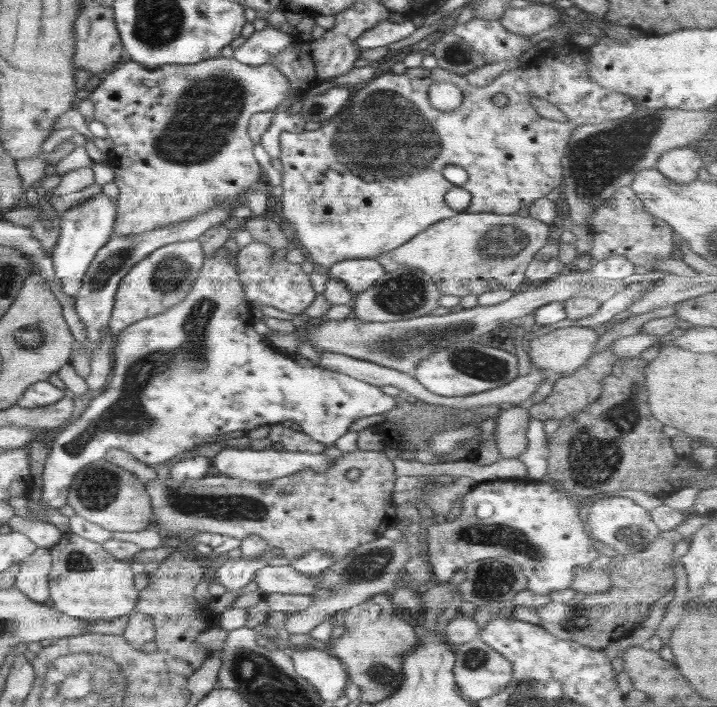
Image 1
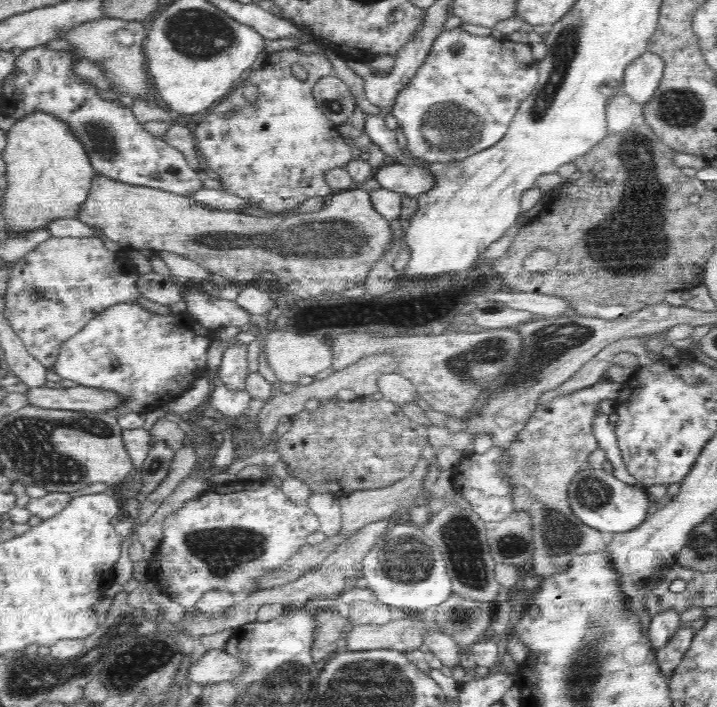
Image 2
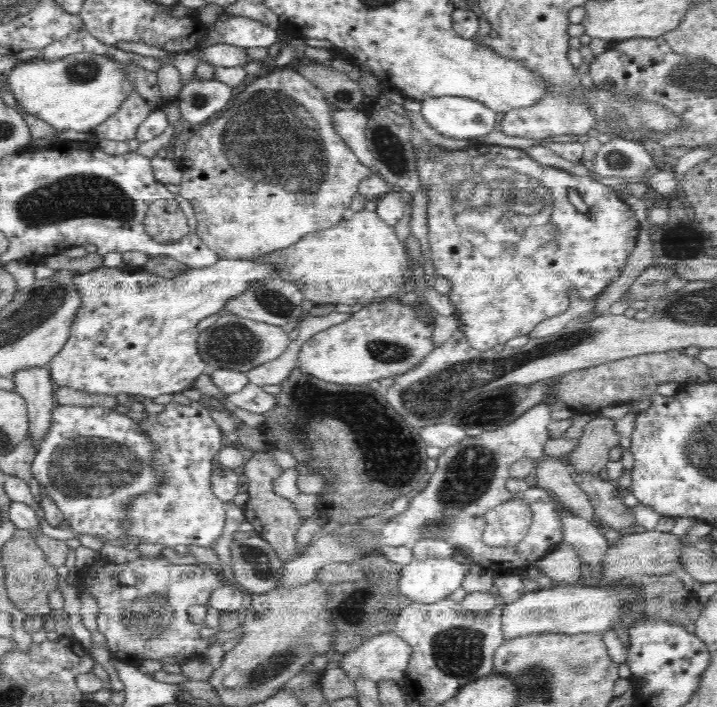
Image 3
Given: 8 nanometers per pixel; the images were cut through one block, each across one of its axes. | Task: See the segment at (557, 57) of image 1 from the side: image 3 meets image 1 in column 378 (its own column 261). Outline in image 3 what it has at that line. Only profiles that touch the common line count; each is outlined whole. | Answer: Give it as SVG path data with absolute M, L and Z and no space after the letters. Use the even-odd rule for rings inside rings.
M287 66L274 72L266 72L261 76L248 80L240 87L230 106L220 114L220 116L201 125L200 129L188 139L183 156L176 159L176 166L182 172L182 183L179 185L179 194L184 199L190 201L196 215L197 233L200 240L213 250L219 258L231 259L250 259L254 260L262 255L281 251L296 244L307 234L326 230L332 226L338 225L347 218L350 205L356 193L360 182L373 174L370 167L363 166L354 152L342 141L332 126L332 117L330 112L332 106L325 99L324 93L313 82L304 78L299 72L292 71Z

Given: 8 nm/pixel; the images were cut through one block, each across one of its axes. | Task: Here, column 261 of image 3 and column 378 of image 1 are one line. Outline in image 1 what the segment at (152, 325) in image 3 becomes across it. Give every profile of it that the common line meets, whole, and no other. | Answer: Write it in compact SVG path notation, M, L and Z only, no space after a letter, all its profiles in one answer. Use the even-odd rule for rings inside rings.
M372 258L342 260L325 270L330 279L341 281L354 295L370 289L385 272L383 266Z

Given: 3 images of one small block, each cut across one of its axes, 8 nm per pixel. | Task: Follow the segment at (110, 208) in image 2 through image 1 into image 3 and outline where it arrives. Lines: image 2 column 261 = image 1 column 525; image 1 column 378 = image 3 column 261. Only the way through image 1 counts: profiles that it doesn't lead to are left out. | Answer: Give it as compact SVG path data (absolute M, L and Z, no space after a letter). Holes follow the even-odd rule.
M364 209L349 213L332 228L307 234L288 248L254 260L276 266L281 280L295 283L316 305L353 306L358 302L364 307L403 290L408 270L407 253L394 228L384 223L376 212Z

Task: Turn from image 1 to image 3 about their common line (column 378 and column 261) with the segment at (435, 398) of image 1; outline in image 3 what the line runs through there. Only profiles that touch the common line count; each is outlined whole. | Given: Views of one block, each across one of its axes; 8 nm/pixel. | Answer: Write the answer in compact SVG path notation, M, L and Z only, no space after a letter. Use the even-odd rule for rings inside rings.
M331 312L326 316L310 316L306 315L302 321L299 321L297 339L291 341L286 348L284 354L280 354L278 358L270 360L252 370L248 370L247 377L249 382L258 386L266 386L266 384L280 384L286 380L296 366L298 351L311 336L318 334L322 329L326 330L330 326L336 326L344 320L350 318L351 313Z

